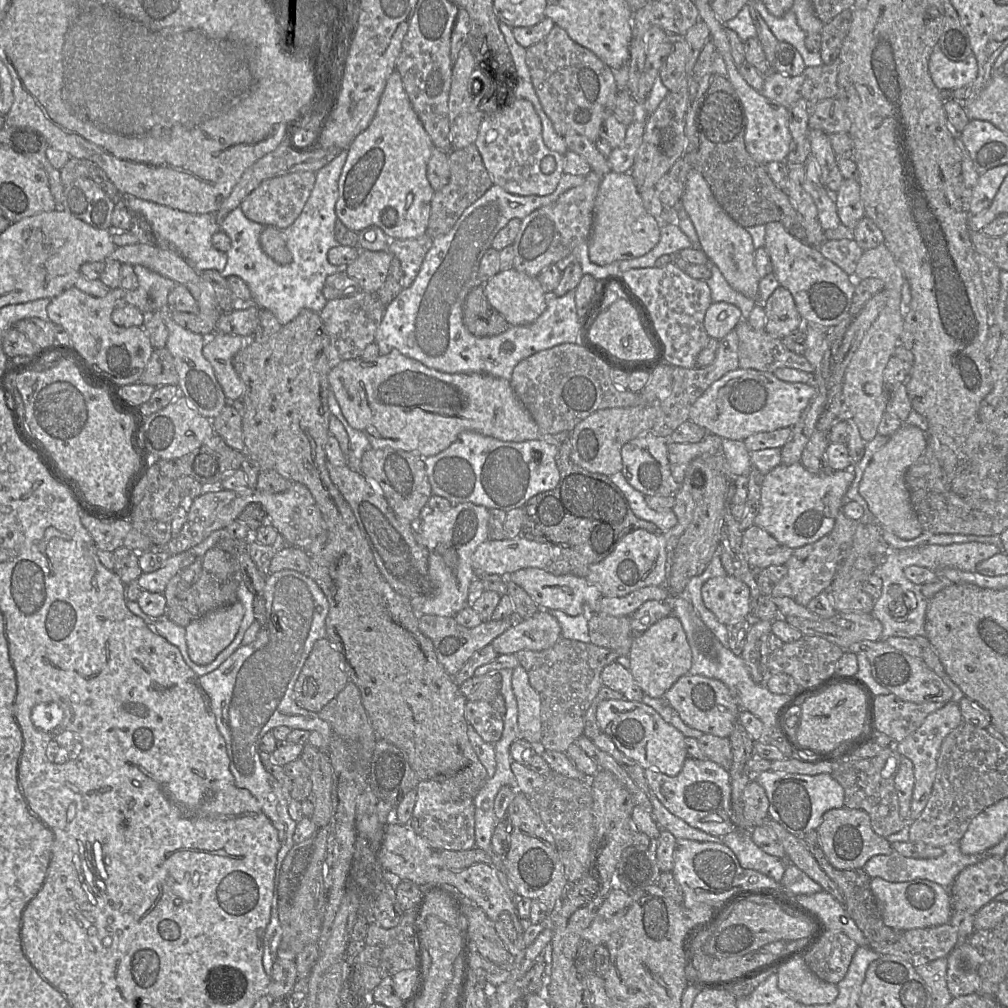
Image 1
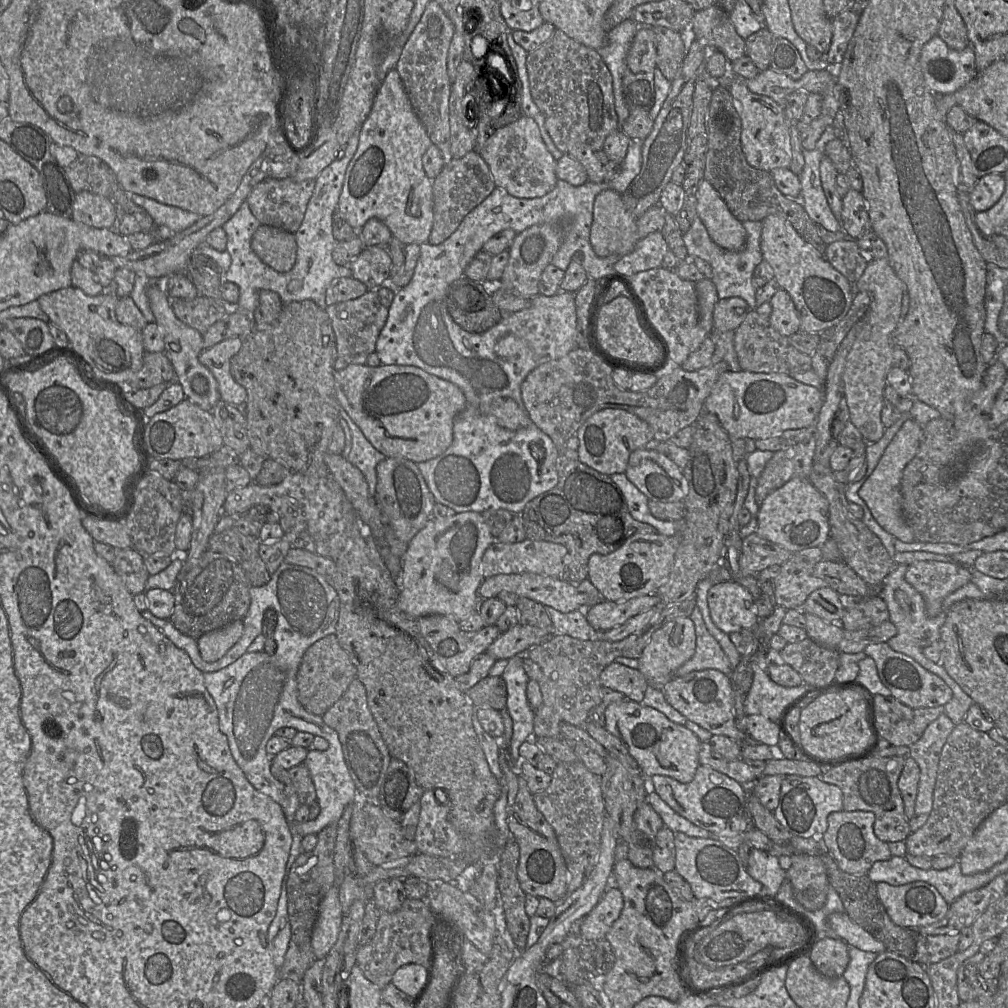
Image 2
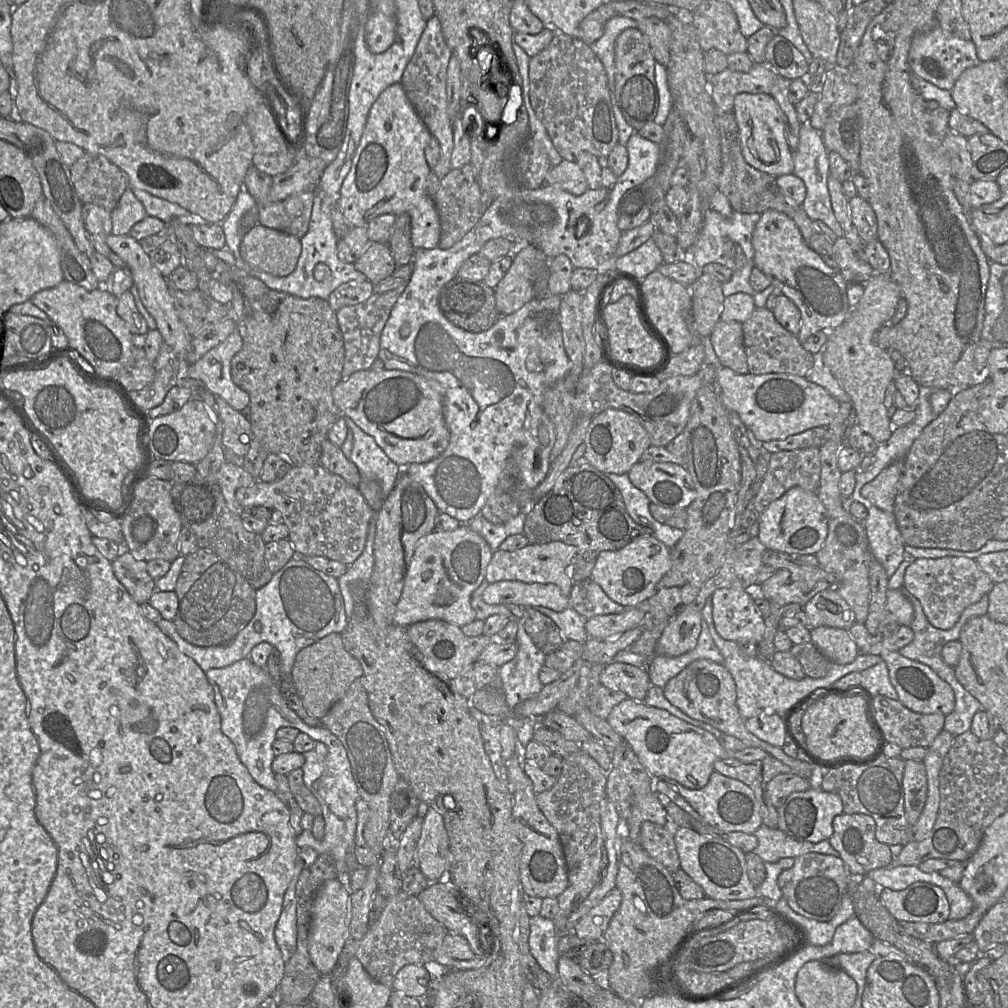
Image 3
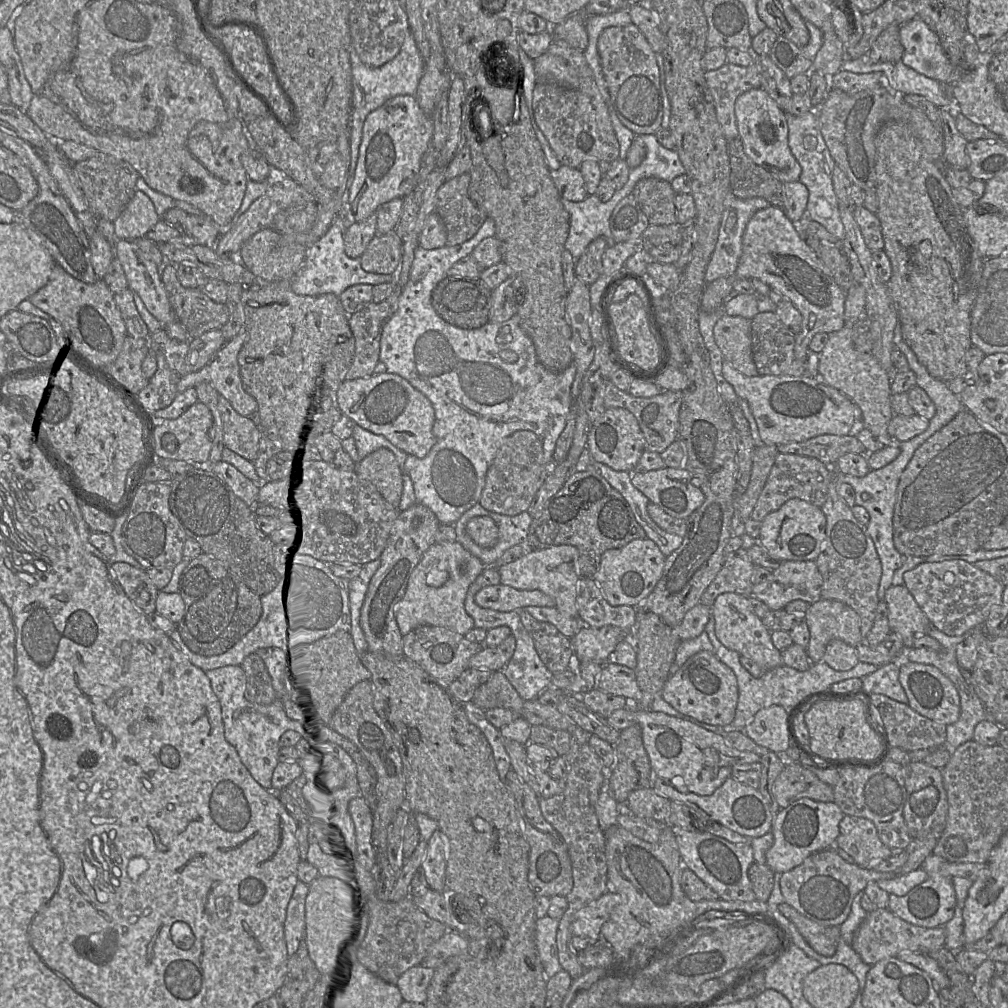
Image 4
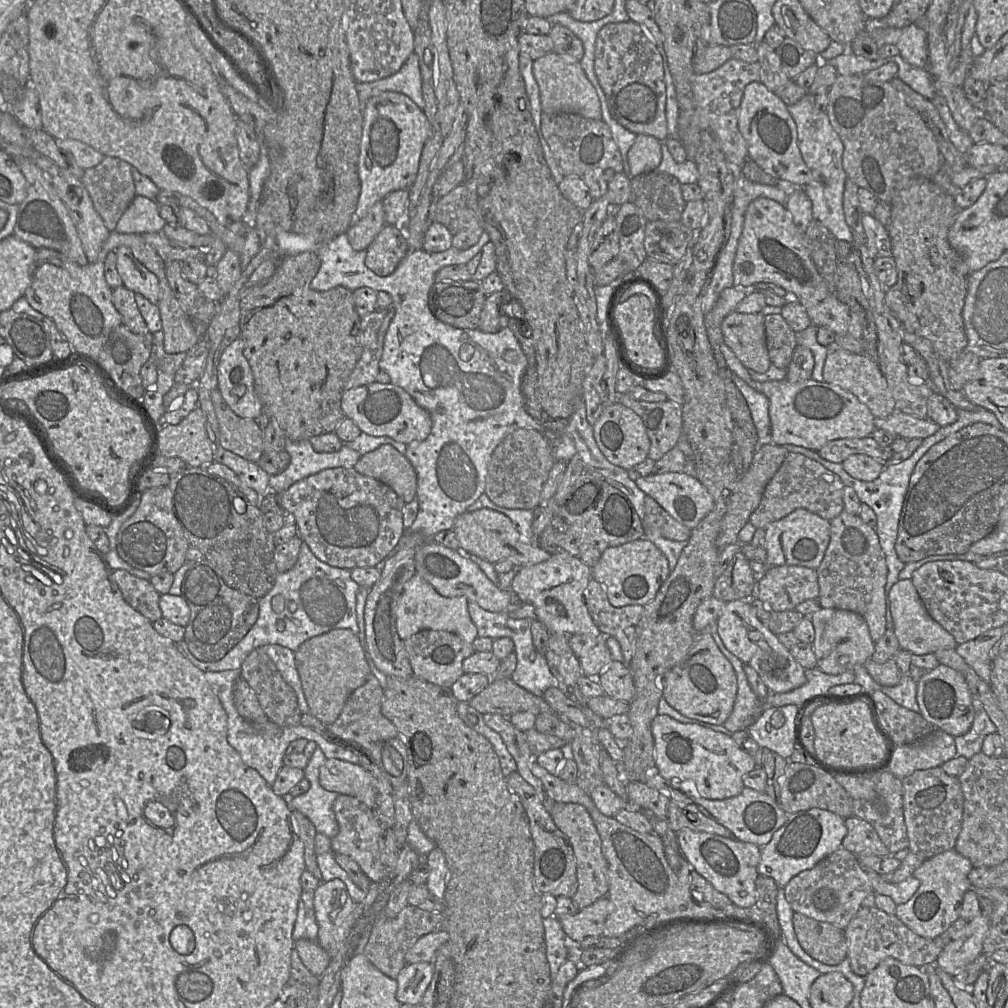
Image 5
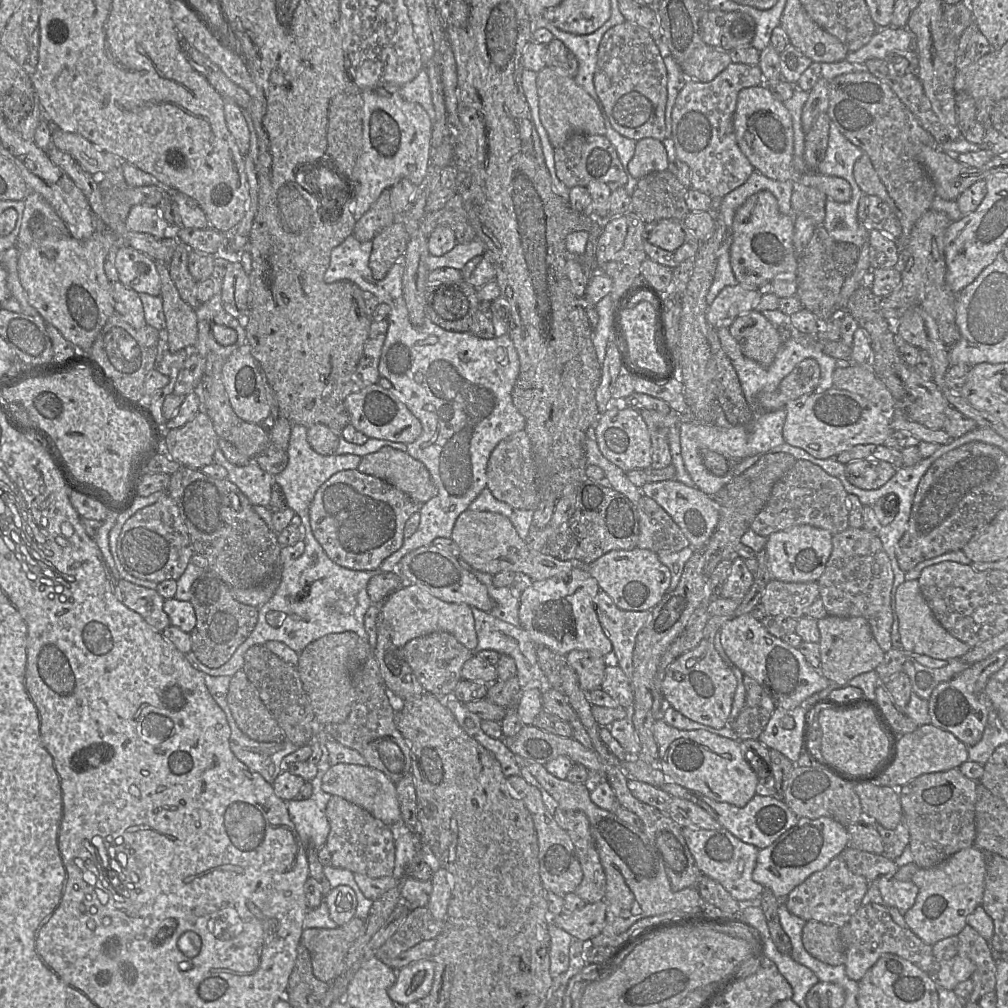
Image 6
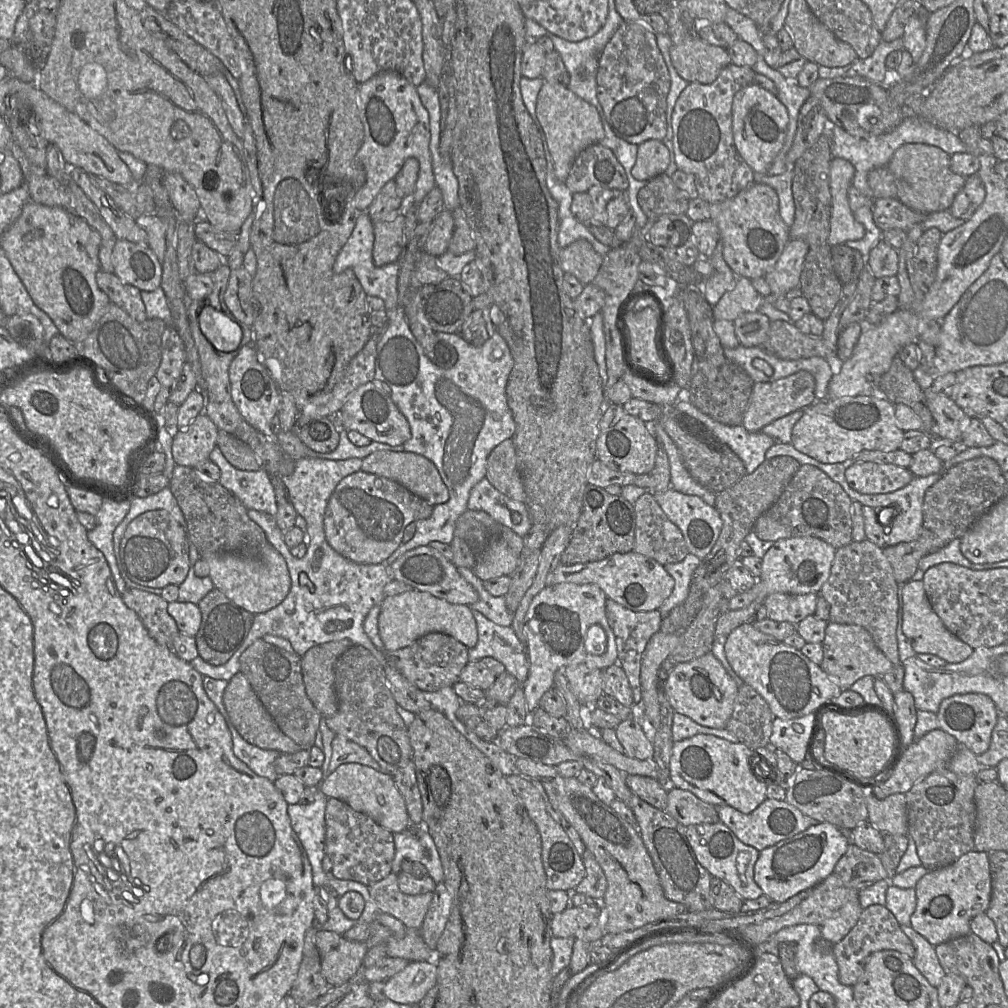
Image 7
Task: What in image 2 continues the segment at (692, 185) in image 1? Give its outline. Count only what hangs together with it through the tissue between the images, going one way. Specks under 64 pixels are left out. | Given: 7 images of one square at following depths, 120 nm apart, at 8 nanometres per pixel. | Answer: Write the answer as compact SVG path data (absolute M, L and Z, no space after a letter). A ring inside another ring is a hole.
M705 179L696 192L696 212L712 241L723 249L739 251L744 248L747 233L714 187Z

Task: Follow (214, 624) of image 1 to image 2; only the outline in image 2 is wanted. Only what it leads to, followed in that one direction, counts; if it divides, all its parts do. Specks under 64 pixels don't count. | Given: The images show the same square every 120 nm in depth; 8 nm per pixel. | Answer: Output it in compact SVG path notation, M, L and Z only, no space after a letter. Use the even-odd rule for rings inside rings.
M236 620L223 628L202 635L197 640L201 658L209 663L221 659L241 638L243 628L243 620Z

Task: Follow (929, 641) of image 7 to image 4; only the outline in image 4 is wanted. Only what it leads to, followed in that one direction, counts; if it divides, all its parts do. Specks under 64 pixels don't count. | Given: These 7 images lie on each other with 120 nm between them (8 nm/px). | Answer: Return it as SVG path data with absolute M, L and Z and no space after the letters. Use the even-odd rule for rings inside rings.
M904 585L890 586L885 601L891 631L901 637L905 647L914 648L915 638L927 634L932 626L929 619Z

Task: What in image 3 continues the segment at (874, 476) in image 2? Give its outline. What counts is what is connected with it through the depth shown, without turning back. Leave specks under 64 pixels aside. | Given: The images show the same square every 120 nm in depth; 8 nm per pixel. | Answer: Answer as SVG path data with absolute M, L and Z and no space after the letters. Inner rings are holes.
M904 461L891 463L875 479L865 484L860 494L877 508L889 513L894 512L897 483L903 468Z

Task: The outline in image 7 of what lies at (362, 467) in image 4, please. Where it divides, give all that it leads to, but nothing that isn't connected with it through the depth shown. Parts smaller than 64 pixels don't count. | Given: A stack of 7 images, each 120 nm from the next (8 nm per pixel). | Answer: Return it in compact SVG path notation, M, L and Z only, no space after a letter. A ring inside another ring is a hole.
M389 450L375 451L362 459L360 471L393 480L431 505L442 504L449 499L448 489L436 466L426 457L416 453Z

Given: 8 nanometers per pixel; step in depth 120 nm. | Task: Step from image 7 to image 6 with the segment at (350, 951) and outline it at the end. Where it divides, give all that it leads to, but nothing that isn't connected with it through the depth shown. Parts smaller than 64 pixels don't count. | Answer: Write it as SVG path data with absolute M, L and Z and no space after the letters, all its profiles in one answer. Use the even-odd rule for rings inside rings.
M354 916L348 923L335 929L309 928L302 931L300 944L310 952L312 970L316 978L331 984L343 973L345 956L358 937L363 925L364 920Z

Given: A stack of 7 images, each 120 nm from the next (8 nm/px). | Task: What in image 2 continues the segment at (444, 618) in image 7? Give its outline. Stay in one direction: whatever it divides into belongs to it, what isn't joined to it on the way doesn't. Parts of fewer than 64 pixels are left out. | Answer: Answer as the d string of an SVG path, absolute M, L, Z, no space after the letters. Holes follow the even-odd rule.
M461 512L447 518L430 518L425 526L411 539L402 559L400 576L400 608L411 618L429 615L450 617L456 622L477 612L479 606L478 589L484 580L479 565L485 550L495 541L481 513Z

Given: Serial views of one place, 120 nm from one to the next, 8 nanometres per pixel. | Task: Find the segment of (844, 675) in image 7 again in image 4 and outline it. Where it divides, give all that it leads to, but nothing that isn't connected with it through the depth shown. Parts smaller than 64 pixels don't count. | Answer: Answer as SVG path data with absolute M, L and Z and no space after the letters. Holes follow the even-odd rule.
M820 599L805 612L810 641L806 648L811 663L823 659L828 643L839 639L856 647L863 638L860 617L850 606L832 599Z

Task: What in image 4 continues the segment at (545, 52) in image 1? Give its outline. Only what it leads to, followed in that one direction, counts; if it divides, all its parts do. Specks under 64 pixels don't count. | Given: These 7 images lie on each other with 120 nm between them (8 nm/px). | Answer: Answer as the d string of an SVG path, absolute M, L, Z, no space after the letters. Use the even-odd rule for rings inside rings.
M553 39L547 52L565 59L569 66L576 71L576 76L579 79L579 86L574 90L555 84L538 82L538 80L533 90L532 105L537 125L546 137L558 161L561 165L577 169L586 160L608 163L615 161L619 158L619 143L610 121L608 106L595 83L592 70L585 59L584 51L572 48L563 40Z

